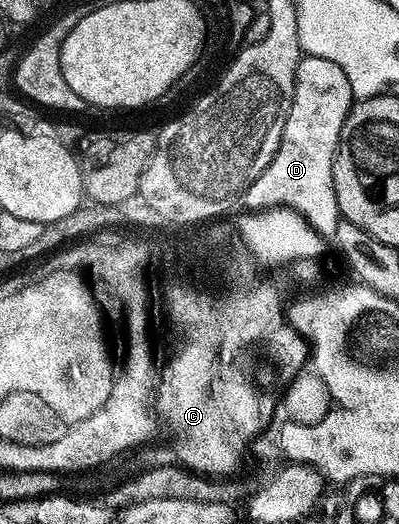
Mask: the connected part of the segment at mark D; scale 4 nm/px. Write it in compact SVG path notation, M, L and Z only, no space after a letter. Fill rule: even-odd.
M304 56L300 60L297 71L295 72L295 94L293 95L293 103L289 107L289 115L285 119L285 131L281 135L281 143L277 147L277 151L273 155L273 159L269 163L269 167L265 167L265 171L261 171L261 175L245 190L241 198L242 204L247 204L246 207L251 211L271 210L277 208L292 209L299 213L308 224L320 234L324 239L334 238L337 227L341 220L339 216L339 208L337 207L337 195L333 187L333 163L335 162L335 153L339 150L339 136L341 135L341 127L347 118L347 112L351 110L353 98L351 88L349 87L349 79L345 79L345 71L341 71L341 67L337 67L337 63L329 63L329 59L321 59L320 57Z

